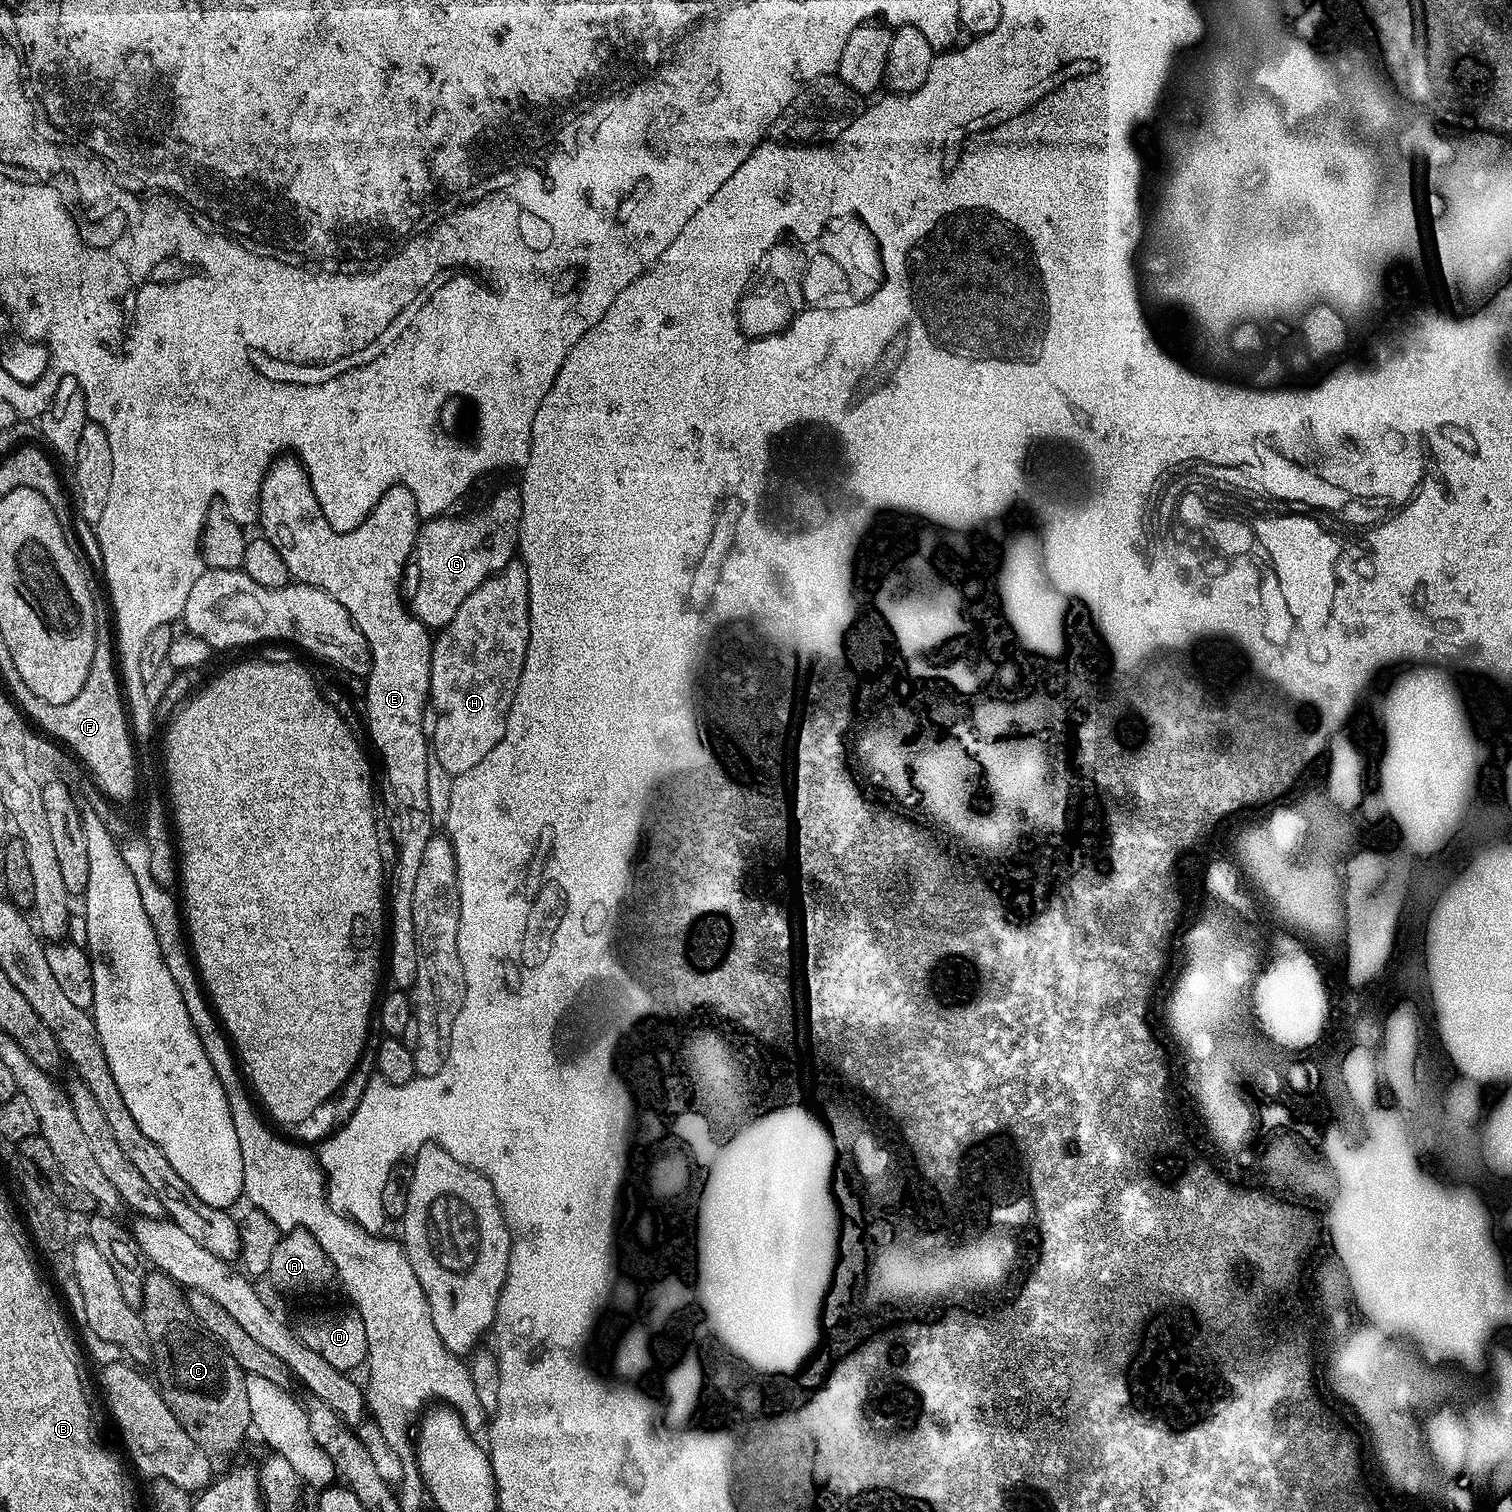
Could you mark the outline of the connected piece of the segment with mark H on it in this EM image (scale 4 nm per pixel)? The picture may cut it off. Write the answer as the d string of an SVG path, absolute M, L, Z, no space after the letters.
M519 562L507 564L501 572L486 578L486 582L482 582L482 586L478 586L462 606L458 606L458 614L450 618L448 625L439 629L432 645L430 662L430 709L437 714L430 751L454 778L458 774L466 774L466 770L474 770L474 766L478 766L478 762L482 762L482 758L502 742L508 711L518 690L527 645L528 579L523 564Z

